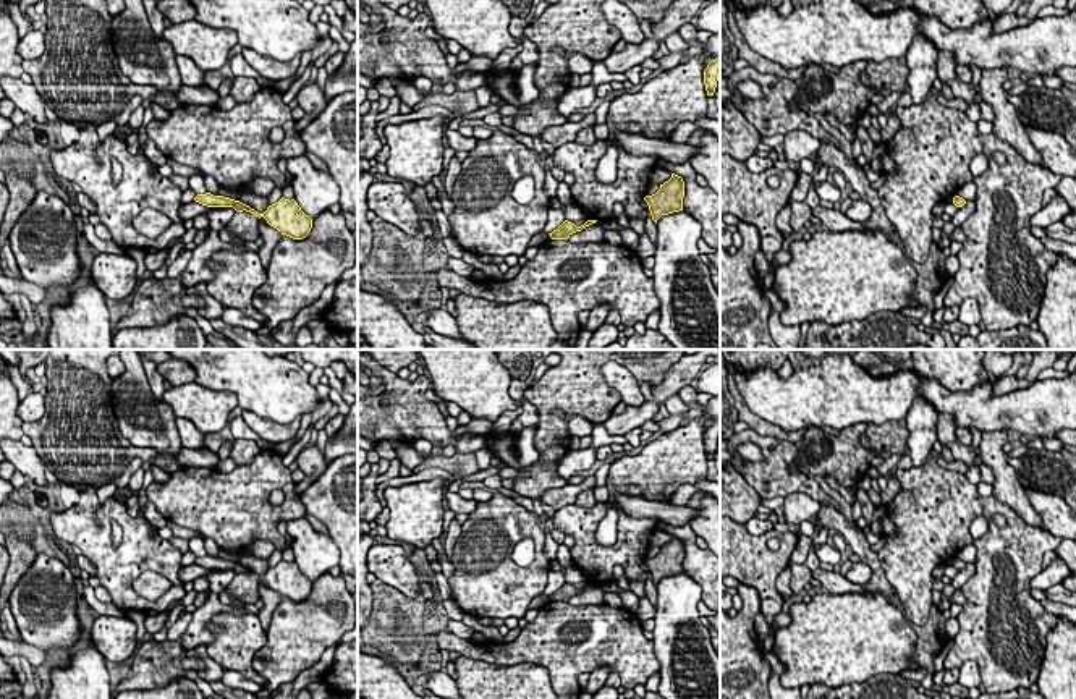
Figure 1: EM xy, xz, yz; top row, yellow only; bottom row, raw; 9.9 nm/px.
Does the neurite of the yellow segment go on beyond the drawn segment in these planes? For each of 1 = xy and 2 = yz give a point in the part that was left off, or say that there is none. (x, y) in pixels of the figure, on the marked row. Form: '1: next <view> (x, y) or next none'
1: next none
2: next none

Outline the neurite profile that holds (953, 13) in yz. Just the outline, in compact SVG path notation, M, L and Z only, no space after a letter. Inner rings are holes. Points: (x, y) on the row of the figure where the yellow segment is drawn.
M913 0L913 5L919 13L938 18L950 29L966 29L995 18L982 0Z

